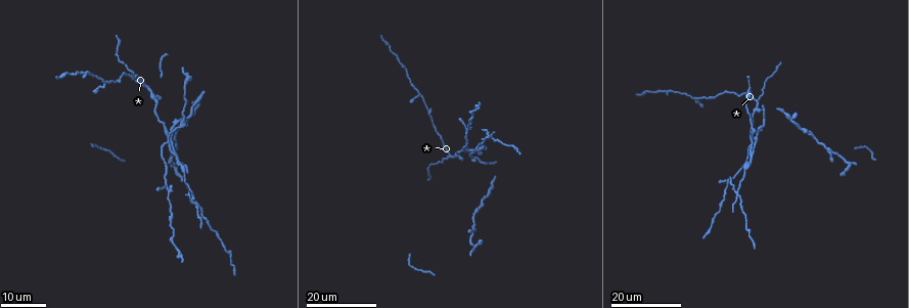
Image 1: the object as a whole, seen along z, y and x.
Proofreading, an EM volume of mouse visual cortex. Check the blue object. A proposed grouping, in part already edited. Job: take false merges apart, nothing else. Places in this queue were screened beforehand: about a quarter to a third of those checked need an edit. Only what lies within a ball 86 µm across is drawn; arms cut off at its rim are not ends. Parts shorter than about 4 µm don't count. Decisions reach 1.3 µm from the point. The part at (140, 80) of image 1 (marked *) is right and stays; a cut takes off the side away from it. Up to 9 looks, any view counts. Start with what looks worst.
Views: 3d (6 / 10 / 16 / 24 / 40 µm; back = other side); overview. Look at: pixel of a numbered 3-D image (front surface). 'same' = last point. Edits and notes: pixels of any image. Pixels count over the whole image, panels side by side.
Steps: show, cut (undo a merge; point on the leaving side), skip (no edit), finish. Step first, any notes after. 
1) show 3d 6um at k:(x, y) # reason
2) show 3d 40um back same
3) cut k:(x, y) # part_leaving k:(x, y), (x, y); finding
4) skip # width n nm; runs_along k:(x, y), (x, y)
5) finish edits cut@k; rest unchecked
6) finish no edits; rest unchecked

show 3d 16um at 1:(196, 204) # four-way junction

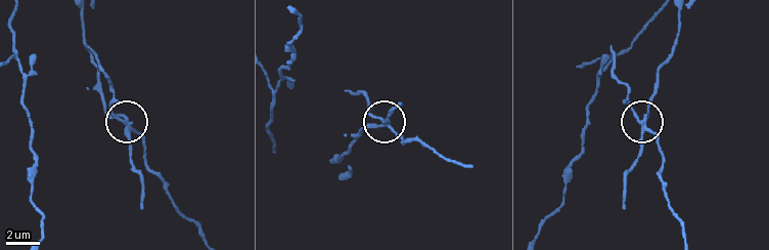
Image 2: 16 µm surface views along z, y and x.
show 3d 10um at 2:(124, 124) # closer look

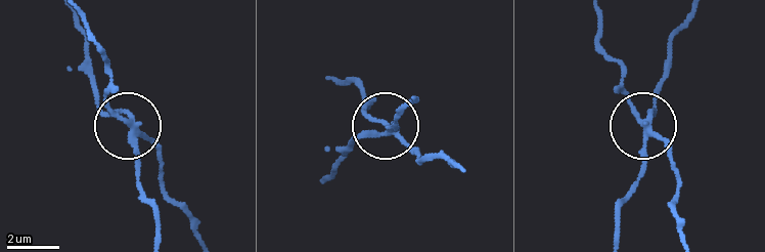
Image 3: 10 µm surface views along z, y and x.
show 3d 6um at 3:(129, 123) # closer look

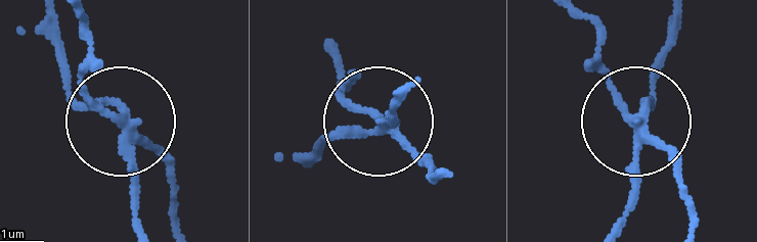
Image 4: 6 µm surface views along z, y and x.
cut 4:(173, 158) # part_leaving 4:(130, 132), (167, 173), (174, 228); a second neuron is stuck on

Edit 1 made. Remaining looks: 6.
show overview

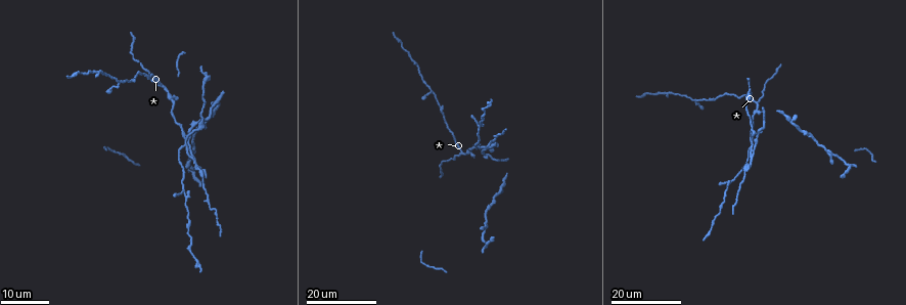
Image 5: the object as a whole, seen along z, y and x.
show 3d 24um at 5:(751, 156) # three arms meet

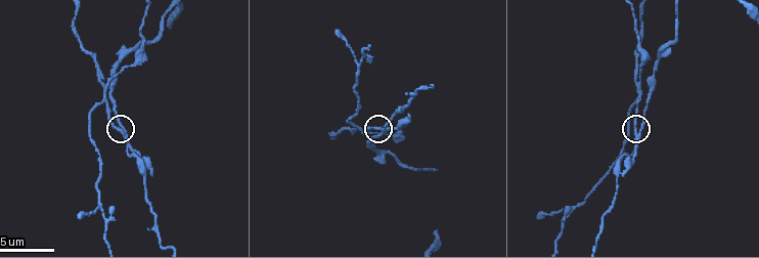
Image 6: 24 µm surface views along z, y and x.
show 3d 10um at 6:(639, 135) # closer look

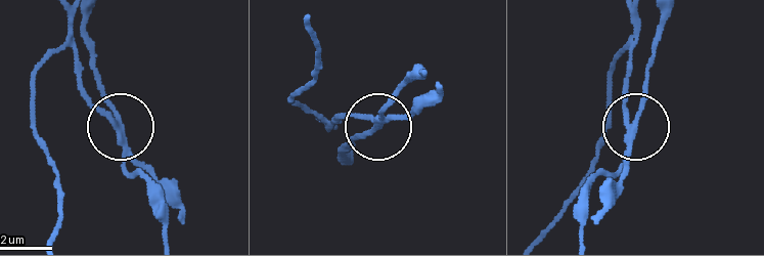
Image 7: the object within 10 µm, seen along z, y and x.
cut 7:(365, 131) # part_leaving 7:(632, 137), (659, 14); two neurons meet here

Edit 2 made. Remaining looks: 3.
show 3d 10um at 6:(637, 83) # three arms meet

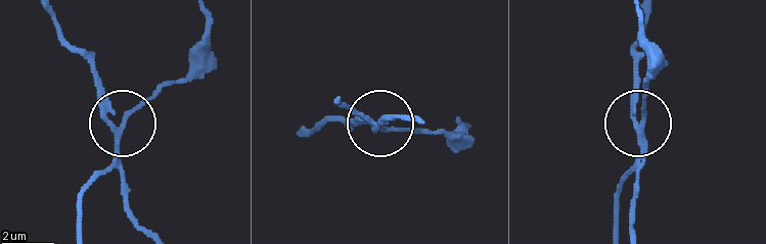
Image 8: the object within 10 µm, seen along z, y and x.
show 3d 6um at 8:(122, 124)

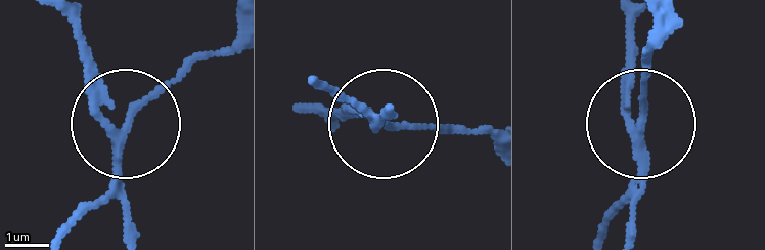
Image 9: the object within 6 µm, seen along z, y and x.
cut 9:(80, 208) # arms 3; part_leaving 9:(121, 159), (109, 189), (65, 233); a second neuron is stuck on

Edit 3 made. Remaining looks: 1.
finish edits cut@4, cut@7, cut@9; rest unchecked

